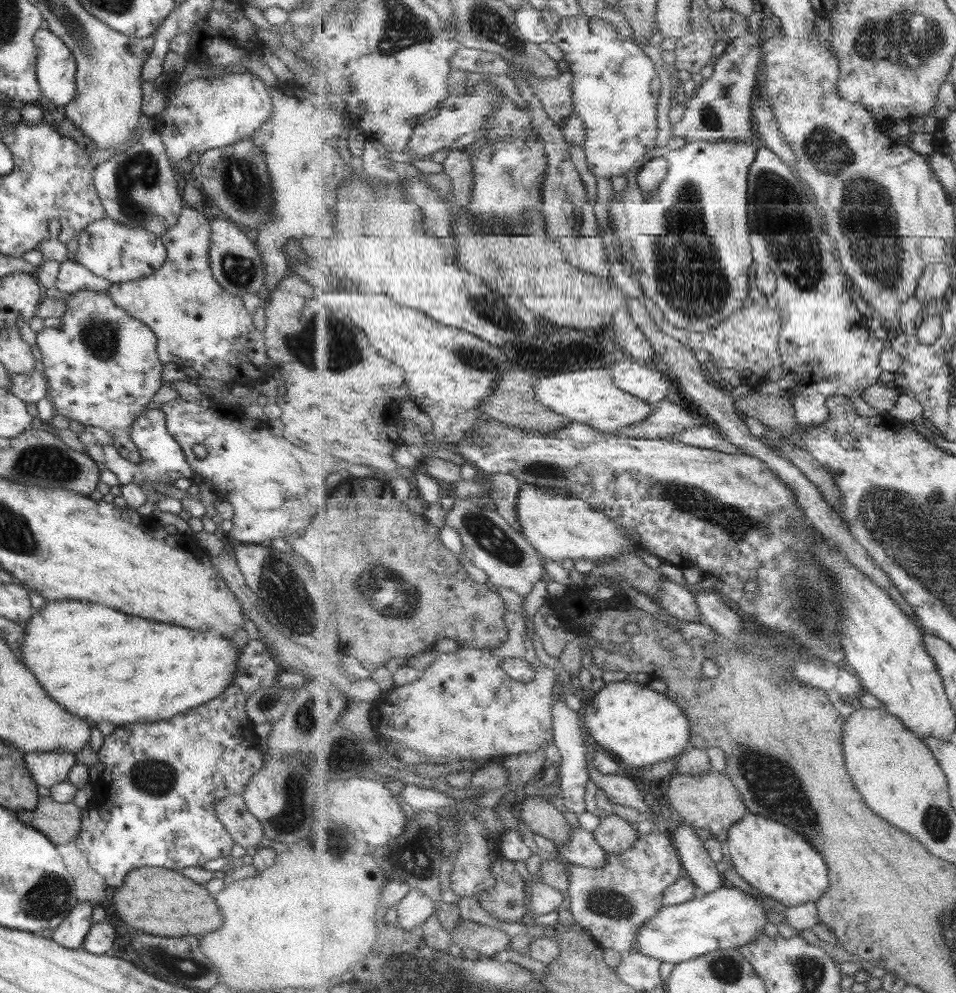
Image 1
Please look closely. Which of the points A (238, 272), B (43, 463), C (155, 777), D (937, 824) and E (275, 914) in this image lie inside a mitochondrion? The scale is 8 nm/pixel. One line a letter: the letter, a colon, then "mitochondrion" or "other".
A: mitochondrion
B: mitochondrion
C: mitochondrion
D: mitochondrion
E: other

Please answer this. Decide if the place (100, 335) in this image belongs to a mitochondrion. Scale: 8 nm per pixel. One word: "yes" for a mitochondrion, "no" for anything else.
yes

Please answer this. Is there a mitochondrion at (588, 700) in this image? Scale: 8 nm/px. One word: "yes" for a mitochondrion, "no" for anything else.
no

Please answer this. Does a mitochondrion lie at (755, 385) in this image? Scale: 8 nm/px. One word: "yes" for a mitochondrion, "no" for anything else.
no

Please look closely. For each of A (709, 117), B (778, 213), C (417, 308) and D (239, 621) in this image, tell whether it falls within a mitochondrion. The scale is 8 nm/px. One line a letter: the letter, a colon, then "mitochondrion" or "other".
A: mitochondrion
B: mitochondrion
C: other
D: other

